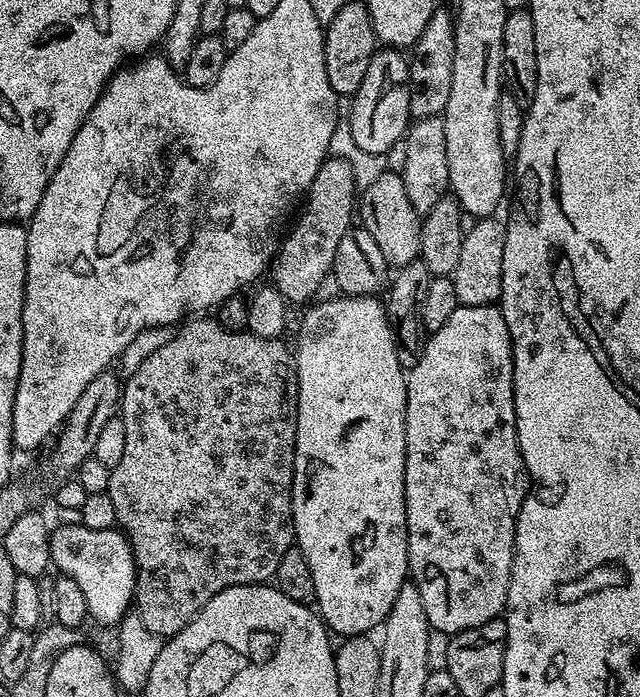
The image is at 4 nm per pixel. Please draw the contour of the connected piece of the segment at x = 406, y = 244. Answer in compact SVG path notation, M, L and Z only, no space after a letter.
M384 171L359 193L359 223L370 234L370 238L374 238L378 250L382 250L382 258L386 258L393 269L406 266L419 257L421 219L422 216L410 204L401 173Z

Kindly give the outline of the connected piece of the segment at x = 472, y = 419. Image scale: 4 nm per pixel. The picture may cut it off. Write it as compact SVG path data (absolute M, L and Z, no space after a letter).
M483 304L482 306L457 306L454 314L442 322L442 326L437 332L431 333L425 339L424 349L418 358L415 366L407 369L406 379L408 381L408 397L406 398L406 470L404 471L404 497L406 498L406 526L408 527L408 570L411 583L418 586L418 594L422 594L422 610L426 610L429 629L438 632L455 634L462 630L470 630L470 626L482 626L482 622L490 622L497 619L505 611L508 603L508 583L512 577L512 559L516 553L516 516L520 512L520 507L524 497L530 487L530 481L524 470L524 459L518 446L516 437L516 411L514 410L514 382L512 381L512 339L510 330L506 326L506 318L501 314L496 304Z

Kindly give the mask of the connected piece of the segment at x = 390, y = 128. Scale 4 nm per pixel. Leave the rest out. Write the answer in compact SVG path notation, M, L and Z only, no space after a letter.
M391 46L381 47L370 58L366 78L358 86L352 99L350 127L354 142L367 154L383 156L390 146L401 143L410 127L410 94L408 88L408 60L403 51Z

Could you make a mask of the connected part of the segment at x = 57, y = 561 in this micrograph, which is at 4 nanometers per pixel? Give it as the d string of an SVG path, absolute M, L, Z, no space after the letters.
M68 522L51 533L52 564L57 573L74 578L86 597L88 616L100 624L119 625L129 611L136 590L136 560L128 537L116 528L90 530L85 524Z

